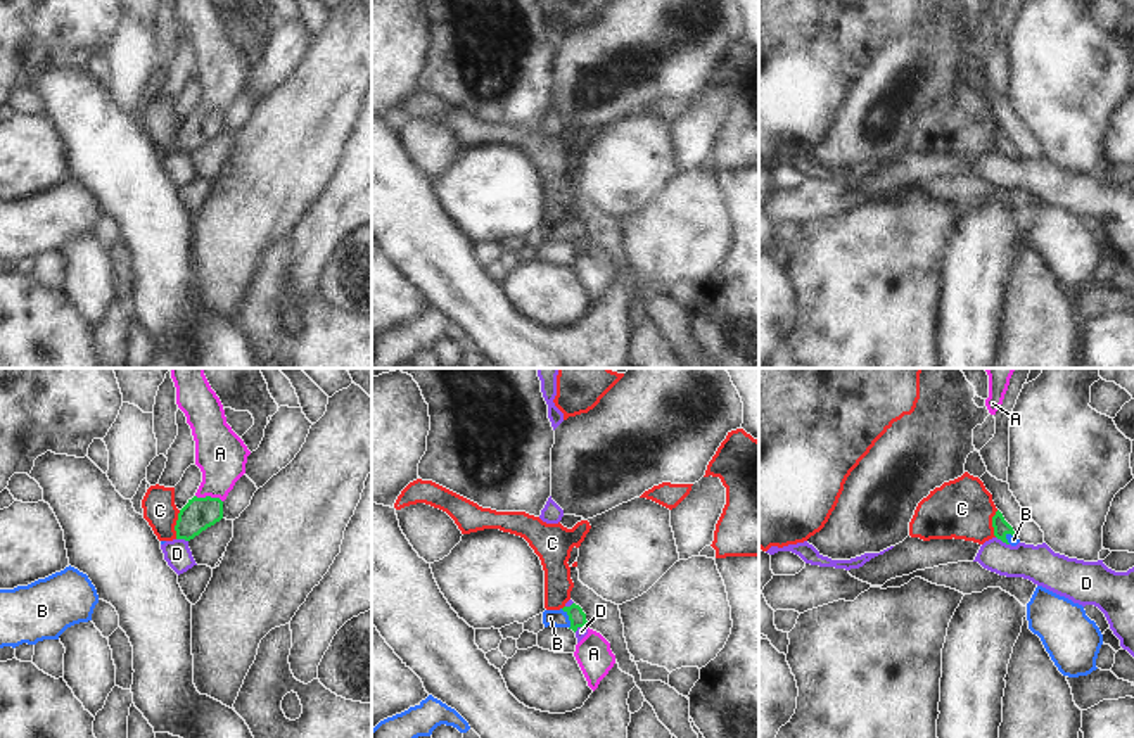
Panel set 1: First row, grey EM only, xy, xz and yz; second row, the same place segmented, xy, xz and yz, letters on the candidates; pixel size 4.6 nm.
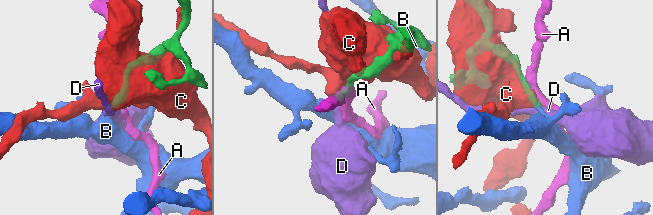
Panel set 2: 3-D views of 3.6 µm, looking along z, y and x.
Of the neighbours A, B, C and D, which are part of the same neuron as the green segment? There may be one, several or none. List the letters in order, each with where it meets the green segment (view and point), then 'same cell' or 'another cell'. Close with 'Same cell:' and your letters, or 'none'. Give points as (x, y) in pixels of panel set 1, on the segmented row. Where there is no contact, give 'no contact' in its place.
A: xy (210, 496) | another cell
B: xz (569, 619) | same cell
C: xy (177, 524) | another cell
D: yz (1003, 541) | another cell
Same cell: B

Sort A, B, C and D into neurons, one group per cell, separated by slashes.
A / B / C / D

